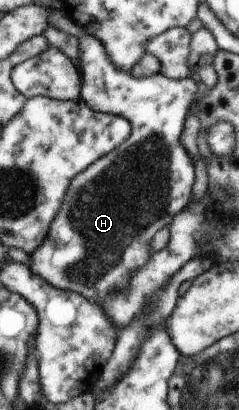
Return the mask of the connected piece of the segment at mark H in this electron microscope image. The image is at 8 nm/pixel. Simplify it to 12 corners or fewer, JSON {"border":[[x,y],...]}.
{"border":[[78,39],[79,99],[130,135],[69,181],[31,275],[98,305],[190,201],[201,86]]}

